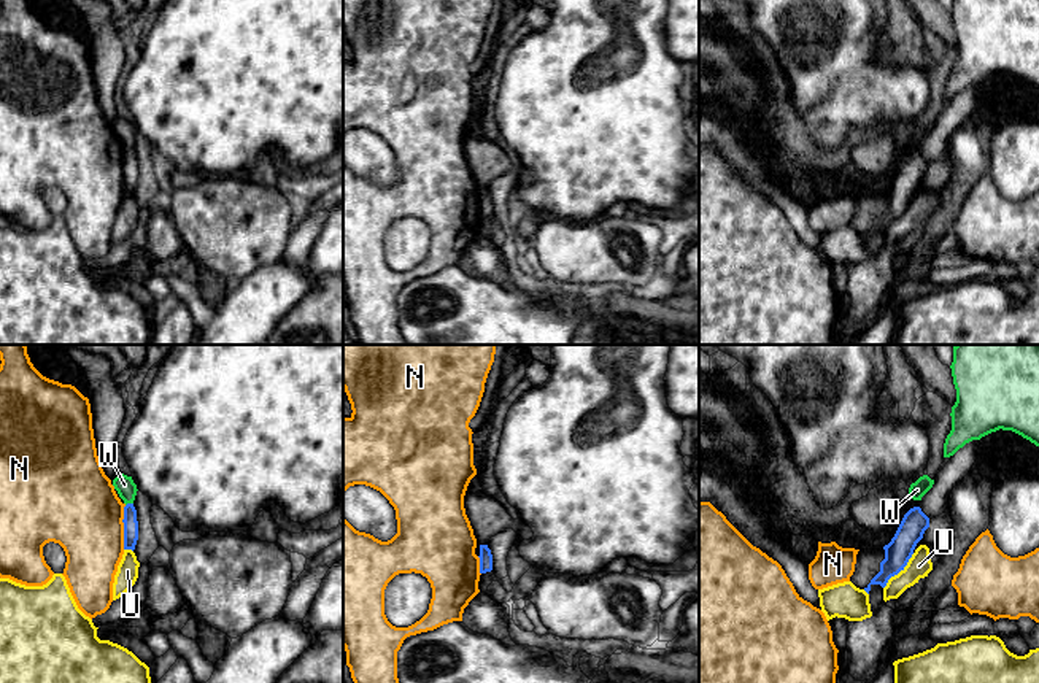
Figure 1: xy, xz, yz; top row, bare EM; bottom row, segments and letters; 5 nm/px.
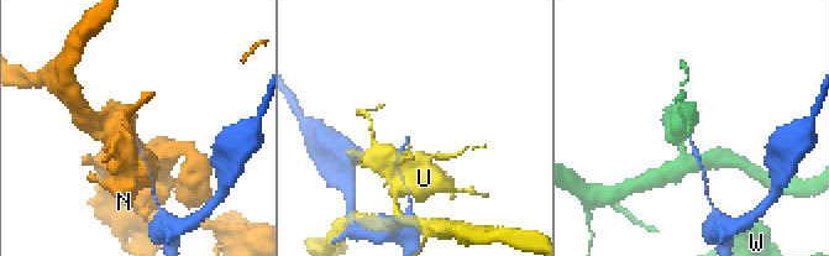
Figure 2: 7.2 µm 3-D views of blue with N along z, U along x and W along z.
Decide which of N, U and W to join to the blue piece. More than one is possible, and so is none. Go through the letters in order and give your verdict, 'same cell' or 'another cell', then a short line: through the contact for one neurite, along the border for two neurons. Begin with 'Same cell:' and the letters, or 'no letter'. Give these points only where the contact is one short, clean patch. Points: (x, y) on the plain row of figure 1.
Same cell: no letter
N: another cell
U: another cell
W: another cell | xy (132, 146), (126, 150)

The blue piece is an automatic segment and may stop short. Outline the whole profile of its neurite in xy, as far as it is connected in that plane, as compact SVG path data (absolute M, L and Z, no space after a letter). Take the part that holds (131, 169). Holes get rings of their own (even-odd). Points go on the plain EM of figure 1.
M133 148L124 151L124 194L135 194L138 184L138 165Z

